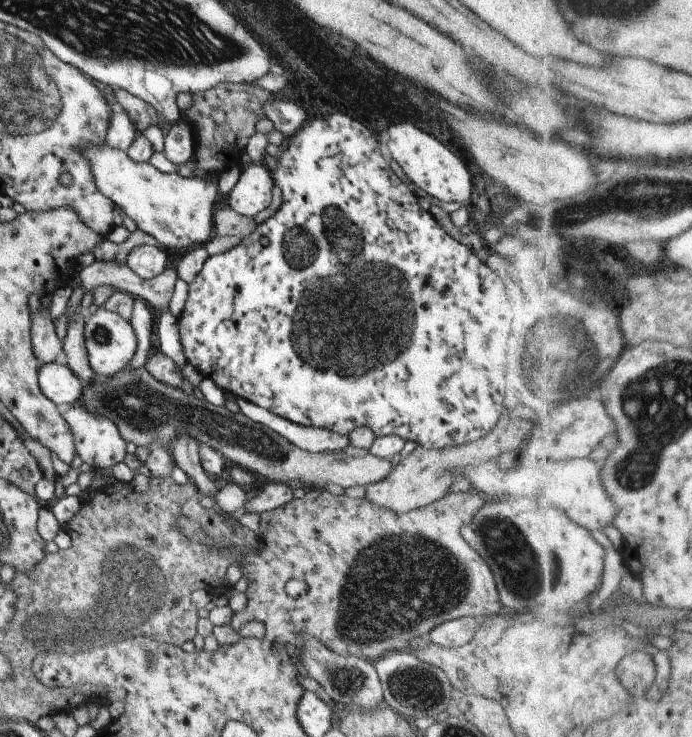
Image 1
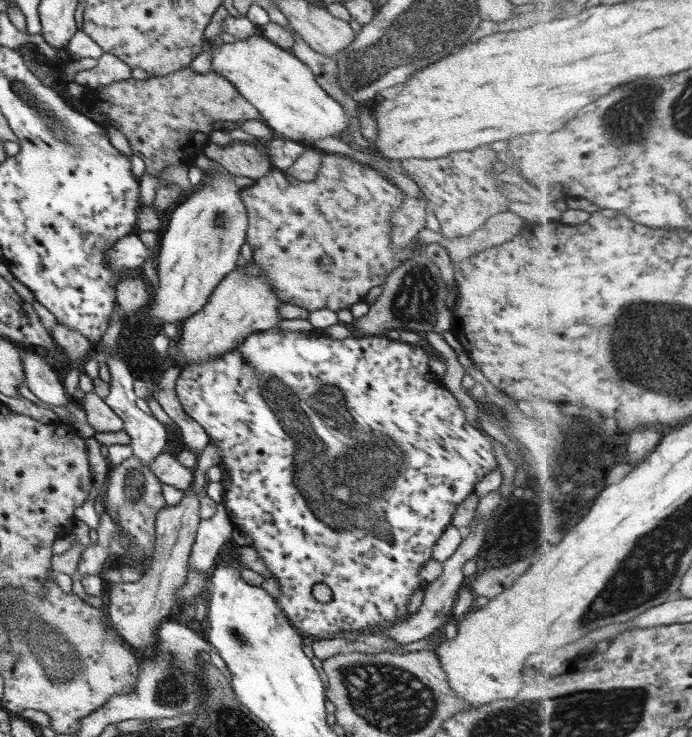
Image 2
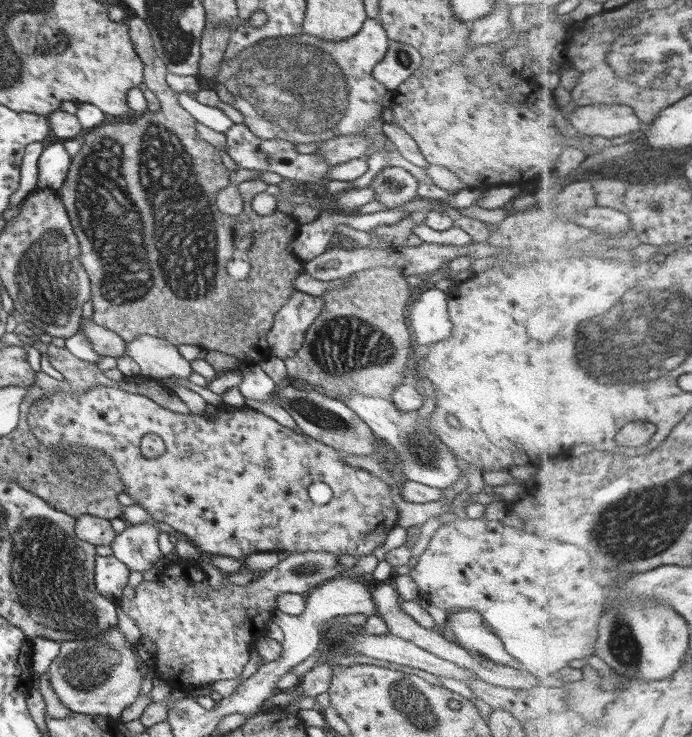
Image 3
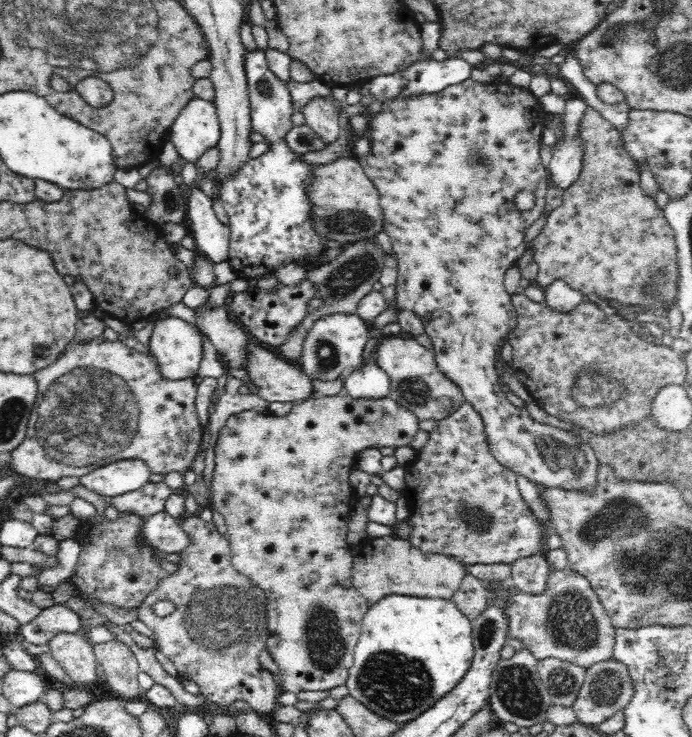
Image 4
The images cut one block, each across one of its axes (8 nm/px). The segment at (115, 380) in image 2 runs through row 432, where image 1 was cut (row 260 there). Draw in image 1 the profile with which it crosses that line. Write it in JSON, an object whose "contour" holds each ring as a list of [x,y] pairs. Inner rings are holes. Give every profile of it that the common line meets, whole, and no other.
{"contour":[[[142,245],[130,252],[126,265],[140,278],[150,280],[167,268],[166,260],[168,260],[168,256],[165,249]]]}

